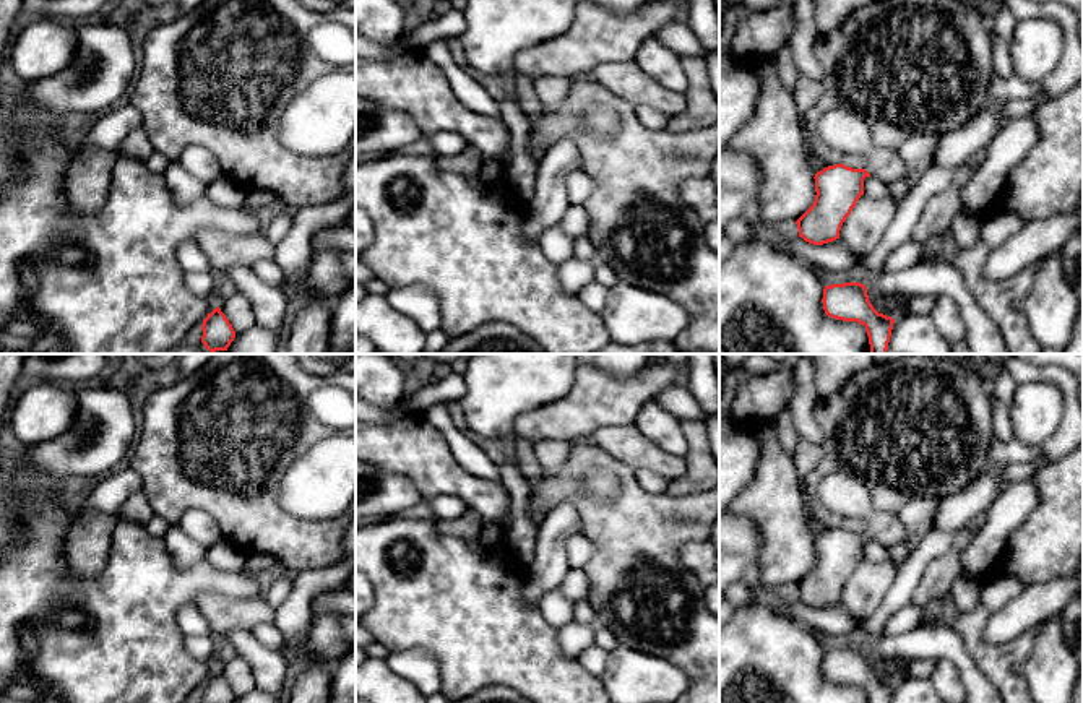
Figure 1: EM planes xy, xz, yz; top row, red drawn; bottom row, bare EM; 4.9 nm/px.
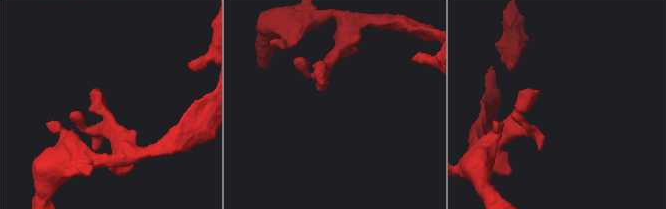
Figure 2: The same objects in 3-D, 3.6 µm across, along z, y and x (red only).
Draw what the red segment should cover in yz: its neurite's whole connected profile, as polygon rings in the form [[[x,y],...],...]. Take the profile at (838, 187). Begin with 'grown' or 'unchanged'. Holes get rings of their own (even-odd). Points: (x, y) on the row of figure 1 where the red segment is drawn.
grown; [[[872,148],[865,156],[869,159],[865,169],[835,164],[815,174],[815,201],[796,221],[799,237],[813,245],[839,239],[843,222],[864,195],[865,177],[872,175],[890,183],[908,172],[898,151]]]

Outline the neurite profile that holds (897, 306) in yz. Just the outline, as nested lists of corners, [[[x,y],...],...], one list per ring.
[[[896,292],[883,300],[883,315],[893,320],[901,318],[909,313],[911,292]]]

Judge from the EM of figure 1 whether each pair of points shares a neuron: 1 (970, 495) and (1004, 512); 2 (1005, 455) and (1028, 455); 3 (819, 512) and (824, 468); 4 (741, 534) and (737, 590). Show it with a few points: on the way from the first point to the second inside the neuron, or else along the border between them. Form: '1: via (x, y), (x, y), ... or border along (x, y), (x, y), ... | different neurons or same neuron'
1: border along (999, 494), (986, 510) | different neurons
2: via (1010, 455), (1023, 455) | same neuron
3: via (812, 500), (814, 479) | same neuron
4: border along (736, 582), (741, 582), (752, 593) | different neurons

